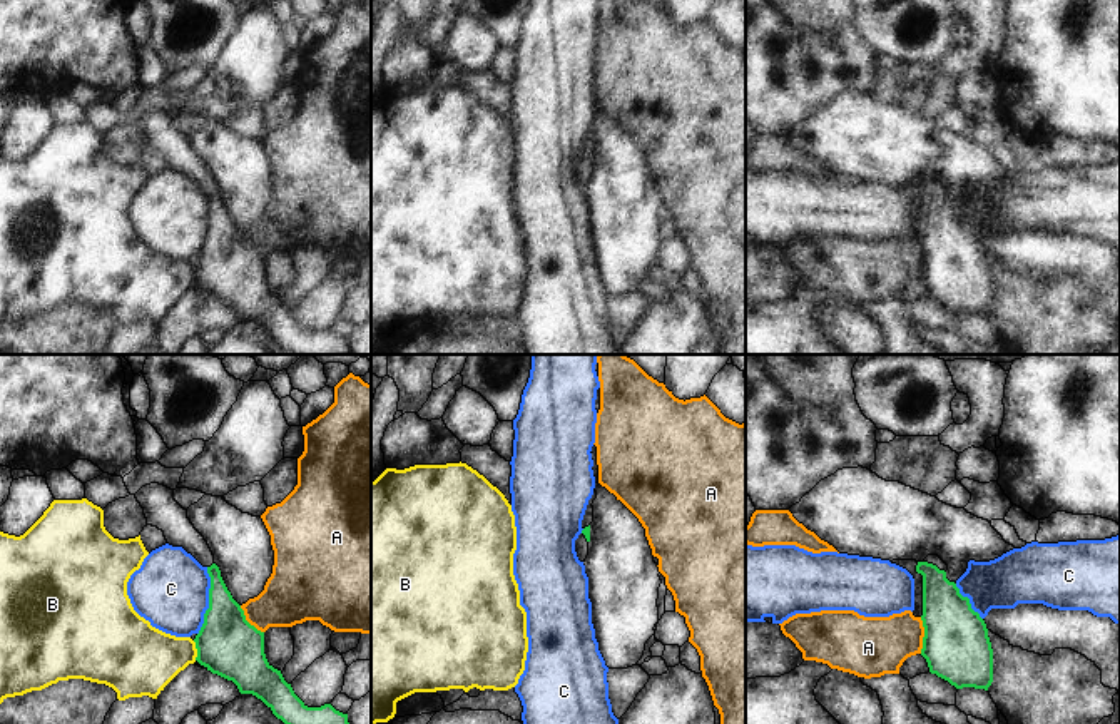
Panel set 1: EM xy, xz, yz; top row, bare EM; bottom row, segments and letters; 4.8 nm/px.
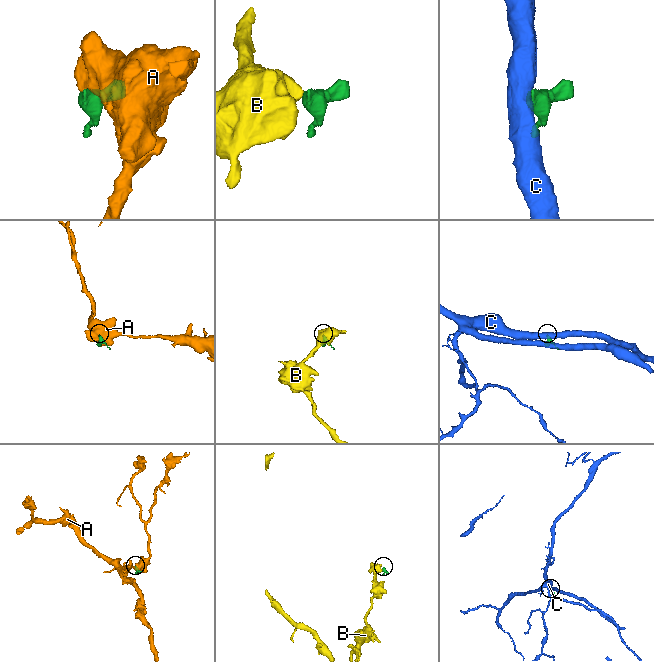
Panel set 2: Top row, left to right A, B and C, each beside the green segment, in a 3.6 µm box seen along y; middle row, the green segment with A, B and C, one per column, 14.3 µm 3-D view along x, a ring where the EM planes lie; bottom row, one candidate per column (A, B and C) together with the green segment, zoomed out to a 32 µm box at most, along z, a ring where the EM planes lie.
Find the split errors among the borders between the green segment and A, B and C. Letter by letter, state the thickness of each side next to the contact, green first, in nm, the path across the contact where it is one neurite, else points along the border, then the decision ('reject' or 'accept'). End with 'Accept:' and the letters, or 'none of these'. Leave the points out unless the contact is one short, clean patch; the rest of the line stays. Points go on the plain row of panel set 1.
A: calibres 320 and 280 nm; border yz (920, 243), (923, 253), (921, 278); reject
B: calibres 300 and 300 nm; border xy (193, 266), (196, 285); reject
C: calibres 300 and 360 nm; border xy (208, 193), (209, 233), (198, 260); reject
Accept: none of these

